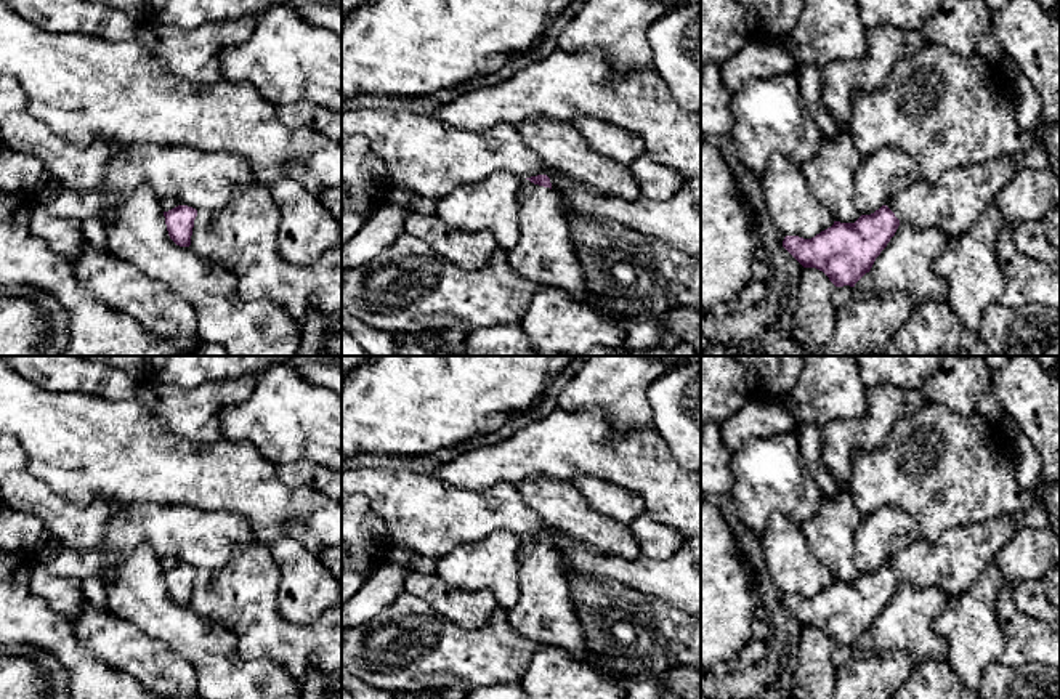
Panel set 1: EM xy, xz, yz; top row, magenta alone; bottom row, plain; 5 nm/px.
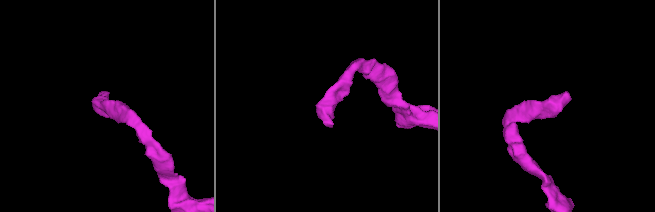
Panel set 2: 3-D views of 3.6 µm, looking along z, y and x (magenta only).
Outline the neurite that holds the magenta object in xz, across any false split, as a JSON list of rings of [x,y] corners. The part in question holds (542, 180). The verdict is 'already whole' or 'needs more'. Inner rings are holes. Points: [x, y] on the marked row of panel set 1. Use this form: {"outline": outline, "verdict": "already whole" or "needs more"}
{"outline": [[[547,175],[523,180],[518,199],[521,237],[507,250],[508,265],[524,279],[590,300],[582,266],[569,242],[569,224],[560,196]]], "verdict": "needs more"}

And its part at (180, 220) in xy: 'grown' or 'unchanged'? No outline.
grown

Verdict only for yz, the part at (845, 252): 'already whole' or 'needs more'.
needs more

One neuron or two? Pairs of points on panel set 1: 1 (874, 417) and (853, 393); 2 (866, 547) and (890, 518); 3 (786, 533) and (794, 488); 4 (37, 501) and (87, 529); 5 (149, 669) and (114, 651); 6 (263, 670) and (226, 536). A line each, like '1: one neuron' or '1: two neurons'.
1: two neurons
2: one neuron
3: two neurons
4: one neuron
5: one neuron
6: two neurons

